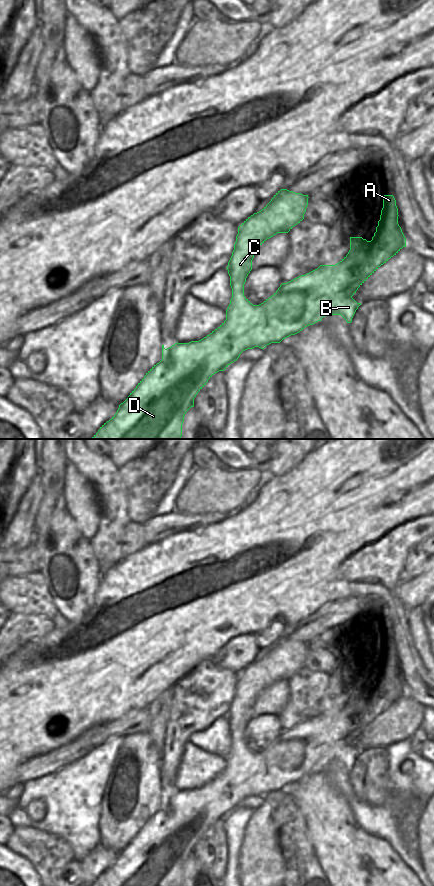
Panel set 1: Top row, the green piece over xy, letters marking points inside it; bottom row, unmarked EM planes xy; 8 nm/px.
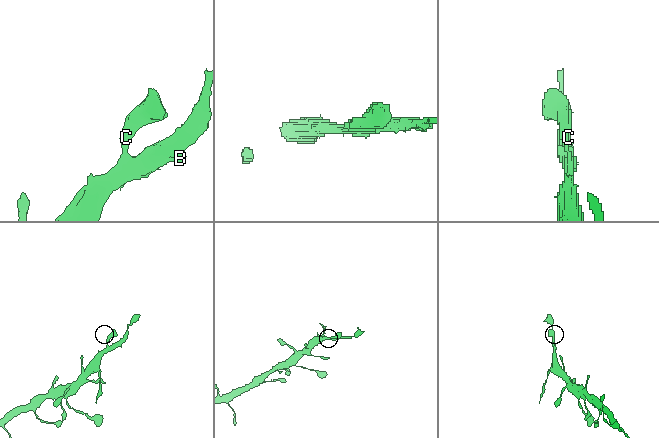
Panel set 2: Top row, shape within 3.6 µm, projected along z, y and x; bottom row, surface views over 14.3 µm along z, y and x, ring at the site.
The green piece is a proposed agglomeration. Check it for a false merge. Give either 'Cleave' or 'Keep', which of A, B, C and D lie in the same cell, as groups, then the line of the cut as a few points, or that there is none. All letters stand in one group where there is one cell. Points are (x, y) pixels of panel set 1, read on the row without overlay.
Keep. Groups: A B C D. No split.

